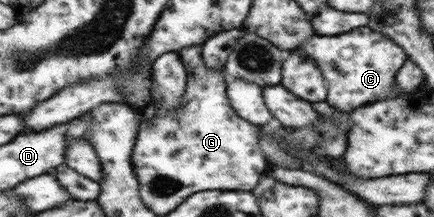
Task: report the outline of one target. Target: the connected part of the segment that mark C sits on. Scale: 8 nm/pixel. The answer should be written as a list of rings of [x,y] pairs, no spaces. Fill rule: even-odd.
[[[367,26],[334,37],[316,35],[308,39],[308,43],[304,43],[300,49],[312,55],[324,73],[324,79],[328,83],[326,103],[346,113],[367,104],[386,100],[394,89],[398,70],[408,60],[400,45],[396,45],[377,31],[372,32]]]

